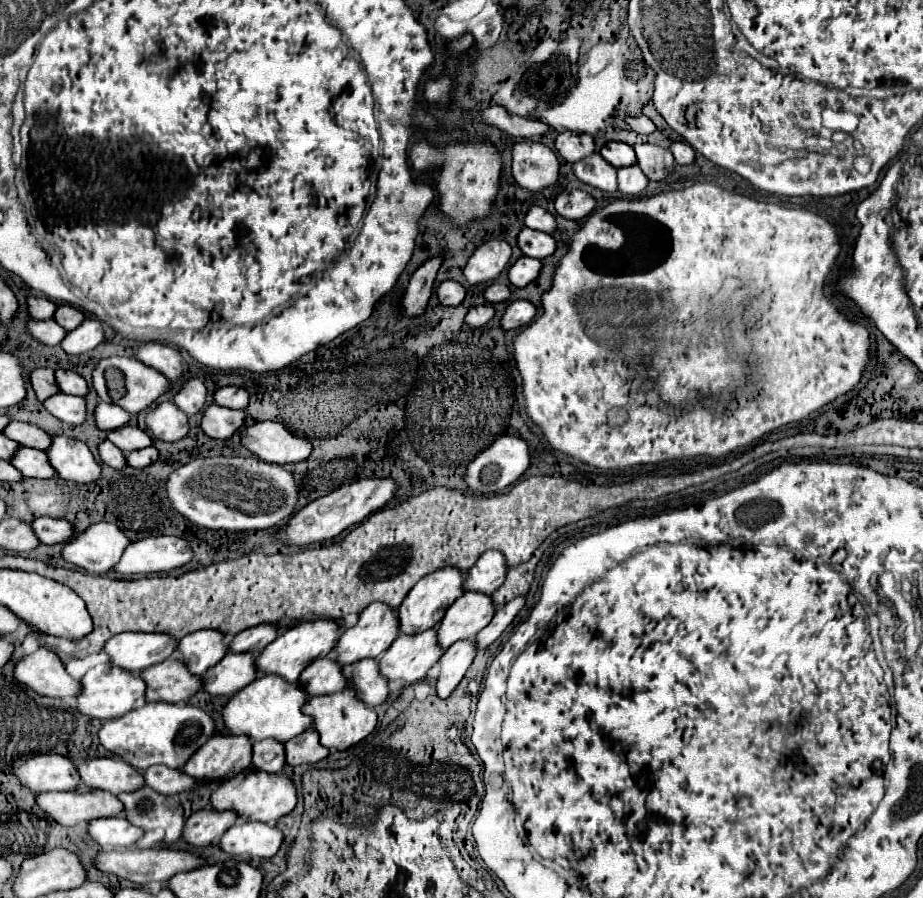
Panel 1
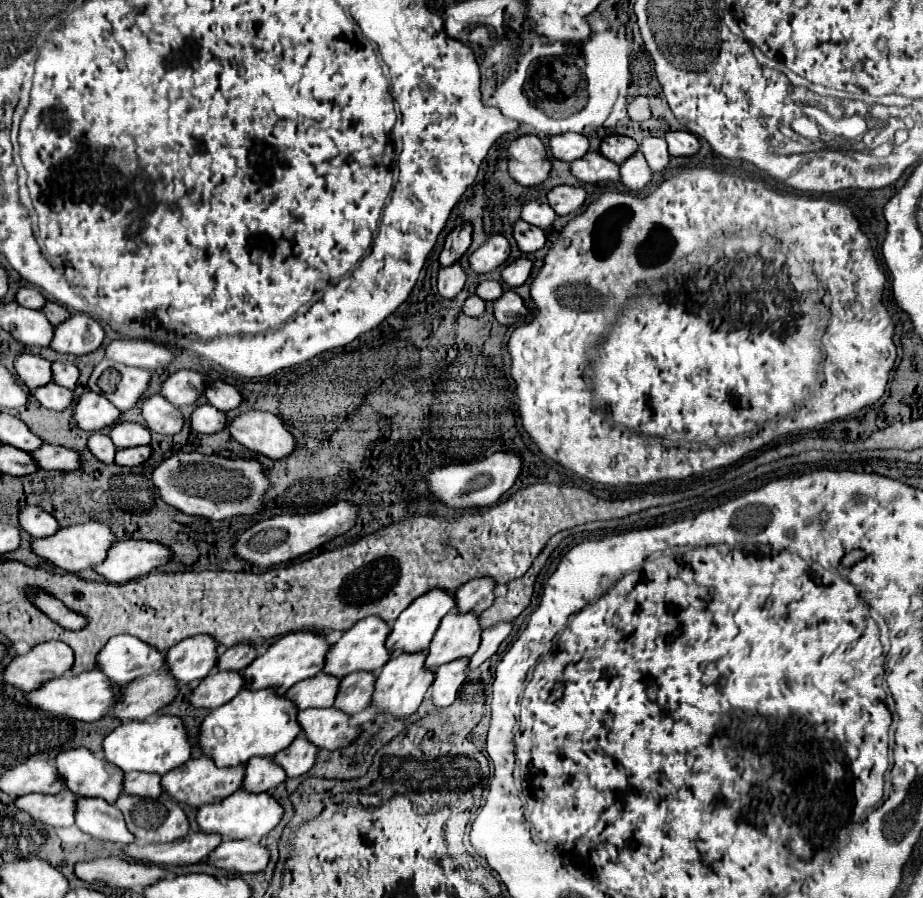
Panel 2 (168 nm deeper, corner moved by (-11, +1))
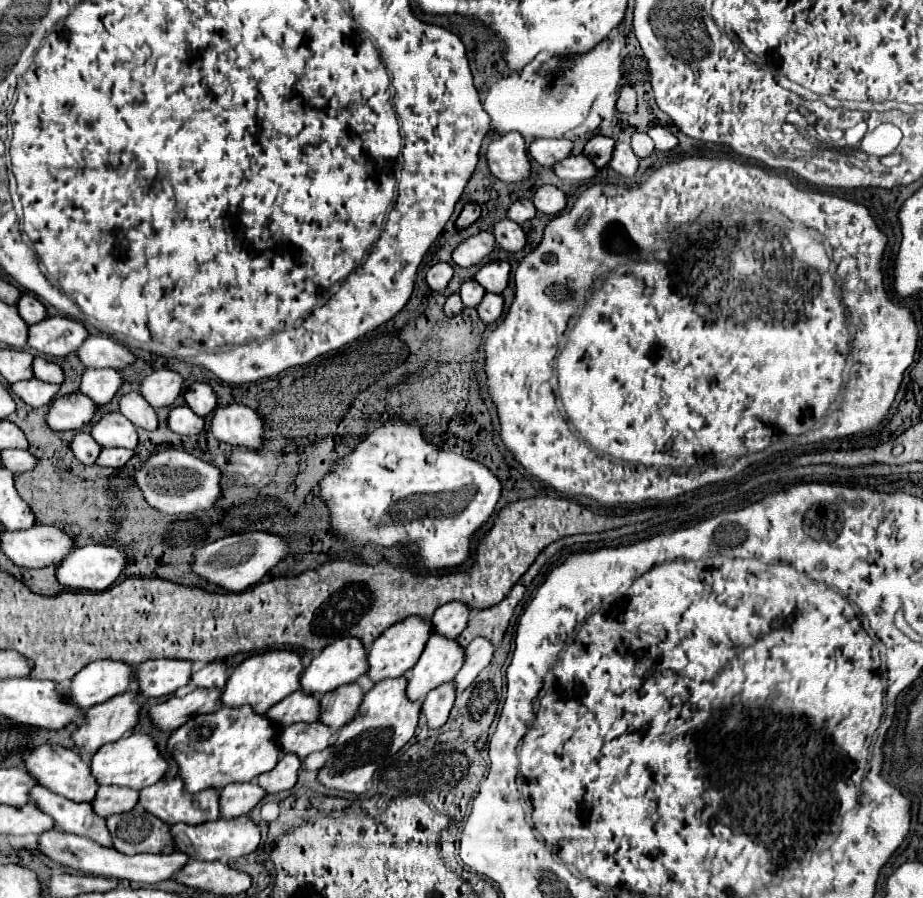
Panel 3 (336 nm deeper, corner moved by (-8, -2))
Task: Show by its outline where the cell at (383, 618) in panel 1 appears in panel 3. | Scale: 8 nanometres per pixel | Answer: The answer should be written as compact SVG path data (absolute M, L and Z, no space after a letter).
M341 637L325 647L303 671L301 689L323 695L339 685L353 683L367 671L367 647L361 639Z

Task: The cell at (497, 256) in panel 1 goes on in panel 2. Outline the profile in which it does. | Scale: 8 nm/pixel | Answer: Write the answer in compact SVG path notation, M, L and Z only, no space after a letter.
M494 234L478 250L474 250L468 256L468 262L470 262L470 268L474 272L488 274L494 268L502 266L508 260L508 256L510 256L508 240L504 236L500 236L500 234Z

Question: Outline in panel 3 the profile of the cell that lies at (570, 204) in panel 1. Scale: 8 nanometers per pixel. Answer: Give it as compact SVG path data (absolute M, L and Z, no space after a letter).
M543 185L543 187L537 189L537 193L533 197L533 203L535 203L539 213L545 213L545 215L553 217L567 207L567 195L559 187Z

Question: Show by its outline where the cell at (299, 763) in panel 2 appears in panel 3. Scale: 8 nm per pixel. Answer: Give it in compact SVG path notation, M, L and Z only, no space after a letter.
M283 755L277 767L273 767L273 771L267 771L265 775L257 777L257 783L271 795L279 791L287 791L297 783L299 767L301 761L297 759L297 755Z

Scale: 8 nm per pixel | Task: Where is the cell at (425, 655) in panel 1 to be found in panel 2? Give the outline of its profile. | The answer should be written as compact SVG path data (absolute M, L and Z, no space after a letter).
M416 654L416 656L396 656L388 664L384 664L376 680L372 706L376 706L378 712L382 714L392 714L396 720L404 720L416 714L428 686L434 680L434 674L424 668L424 660L426 660L426 654Z

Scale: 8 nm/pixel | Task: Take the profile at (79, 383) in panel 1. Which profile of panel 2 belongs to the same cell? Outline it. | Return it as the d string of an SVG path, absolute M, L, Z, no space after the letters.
M52 362L52 380L64 388L74 390L78 382L78 368L68 362Z

